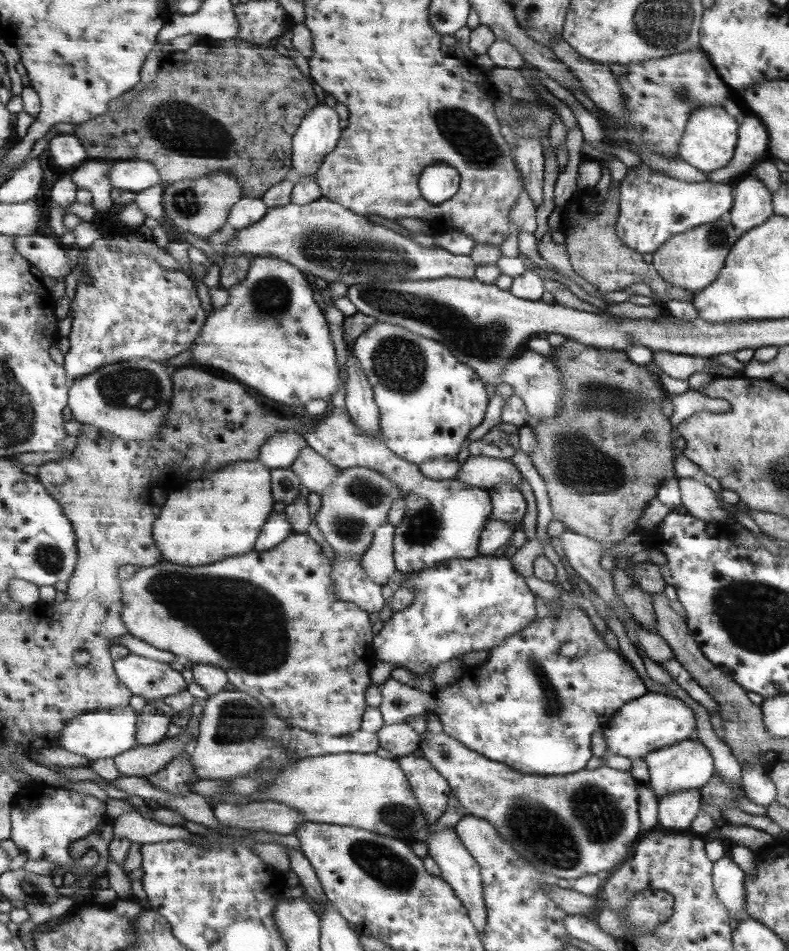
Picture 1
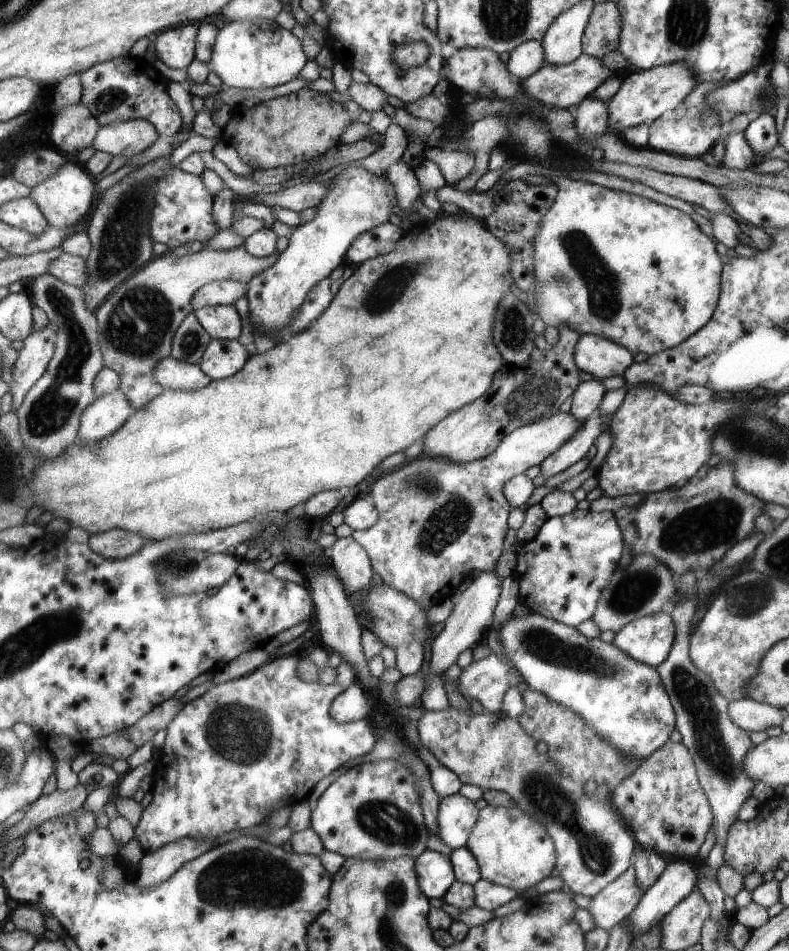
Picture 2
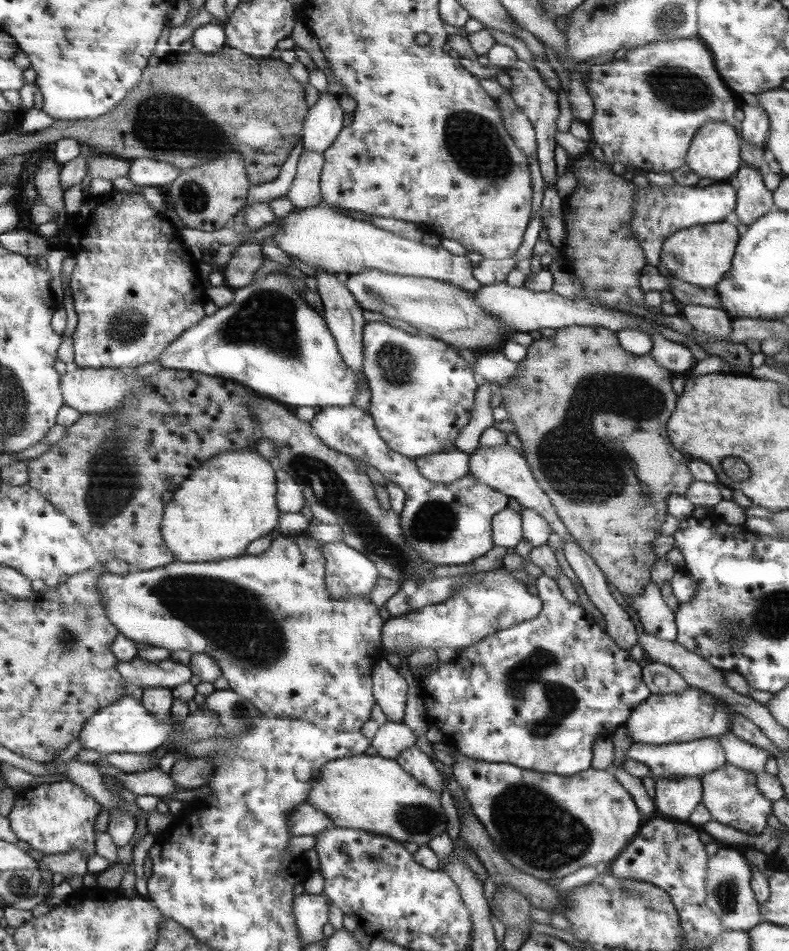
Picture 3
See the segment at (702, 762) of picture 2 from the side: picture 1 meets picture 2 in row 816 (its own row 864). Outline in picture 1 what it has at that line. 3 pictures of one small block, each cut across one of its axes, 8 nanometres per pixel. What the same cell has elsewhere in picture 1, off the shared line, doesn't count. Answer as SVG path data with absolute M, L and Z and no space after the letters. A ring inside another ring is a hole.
M727 854L713 861L713 888L722 905L728 909L728 916L732 920L739 921L748 918L744 912L744 872L730 859Z

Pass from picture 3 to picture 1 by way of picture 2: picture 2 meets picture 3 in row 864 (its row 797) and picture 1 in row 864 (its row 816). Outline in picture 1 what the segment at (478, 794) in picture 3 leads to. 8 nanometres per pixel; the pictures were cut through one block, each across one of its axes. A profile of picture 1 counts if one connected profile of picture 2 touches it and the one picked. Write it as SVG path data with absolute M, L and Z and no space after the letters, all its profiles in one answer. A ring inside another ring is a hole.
M427 729L419 736L416 754L424 756L449 781L449 788L464 808L465 814L489 821L512 844L513 850L519 856L535 865L538 871L553 874L563 884L581 876L616 869L619 864L624 863L638 842L636 786L639 782L627 771L601 765L593 770L581 769L568 775L527 775L473 752L443 731L432 734Z

